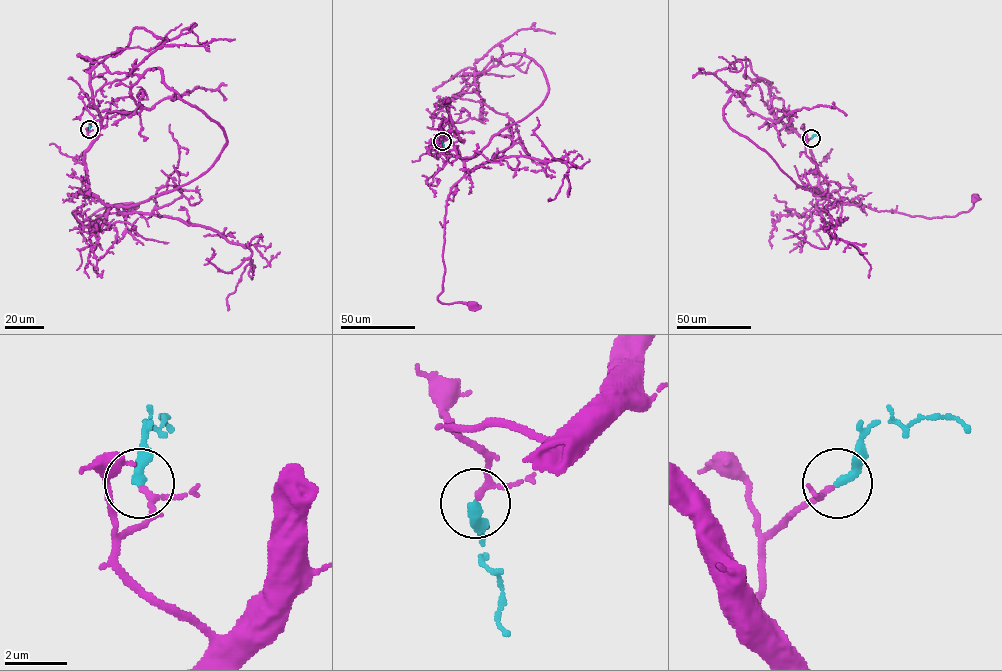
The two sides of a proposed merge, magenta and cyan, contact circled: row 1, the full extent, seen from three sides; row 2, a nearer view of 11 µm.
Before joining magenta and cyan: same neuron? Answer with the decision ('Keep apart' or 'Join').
Join

